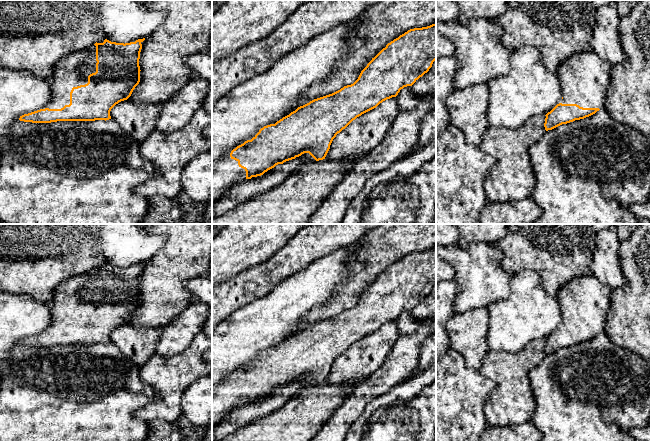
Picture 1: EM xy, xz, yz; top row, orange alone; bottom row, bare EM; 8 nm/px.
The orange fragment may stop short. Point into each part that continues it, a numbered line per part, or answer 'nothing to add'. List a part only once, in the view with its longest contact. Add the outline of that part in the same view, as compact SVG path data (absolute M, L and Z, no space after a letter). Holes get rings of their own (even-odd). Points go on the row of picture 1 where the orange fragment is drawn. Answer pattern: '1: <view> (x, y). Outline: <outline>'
1: xy (72, 70). Outline: M95 45L64 56L49 78L52 99L42 109L61 109L69 105L72 88L88 83L88 76L96 72L96 63Z

